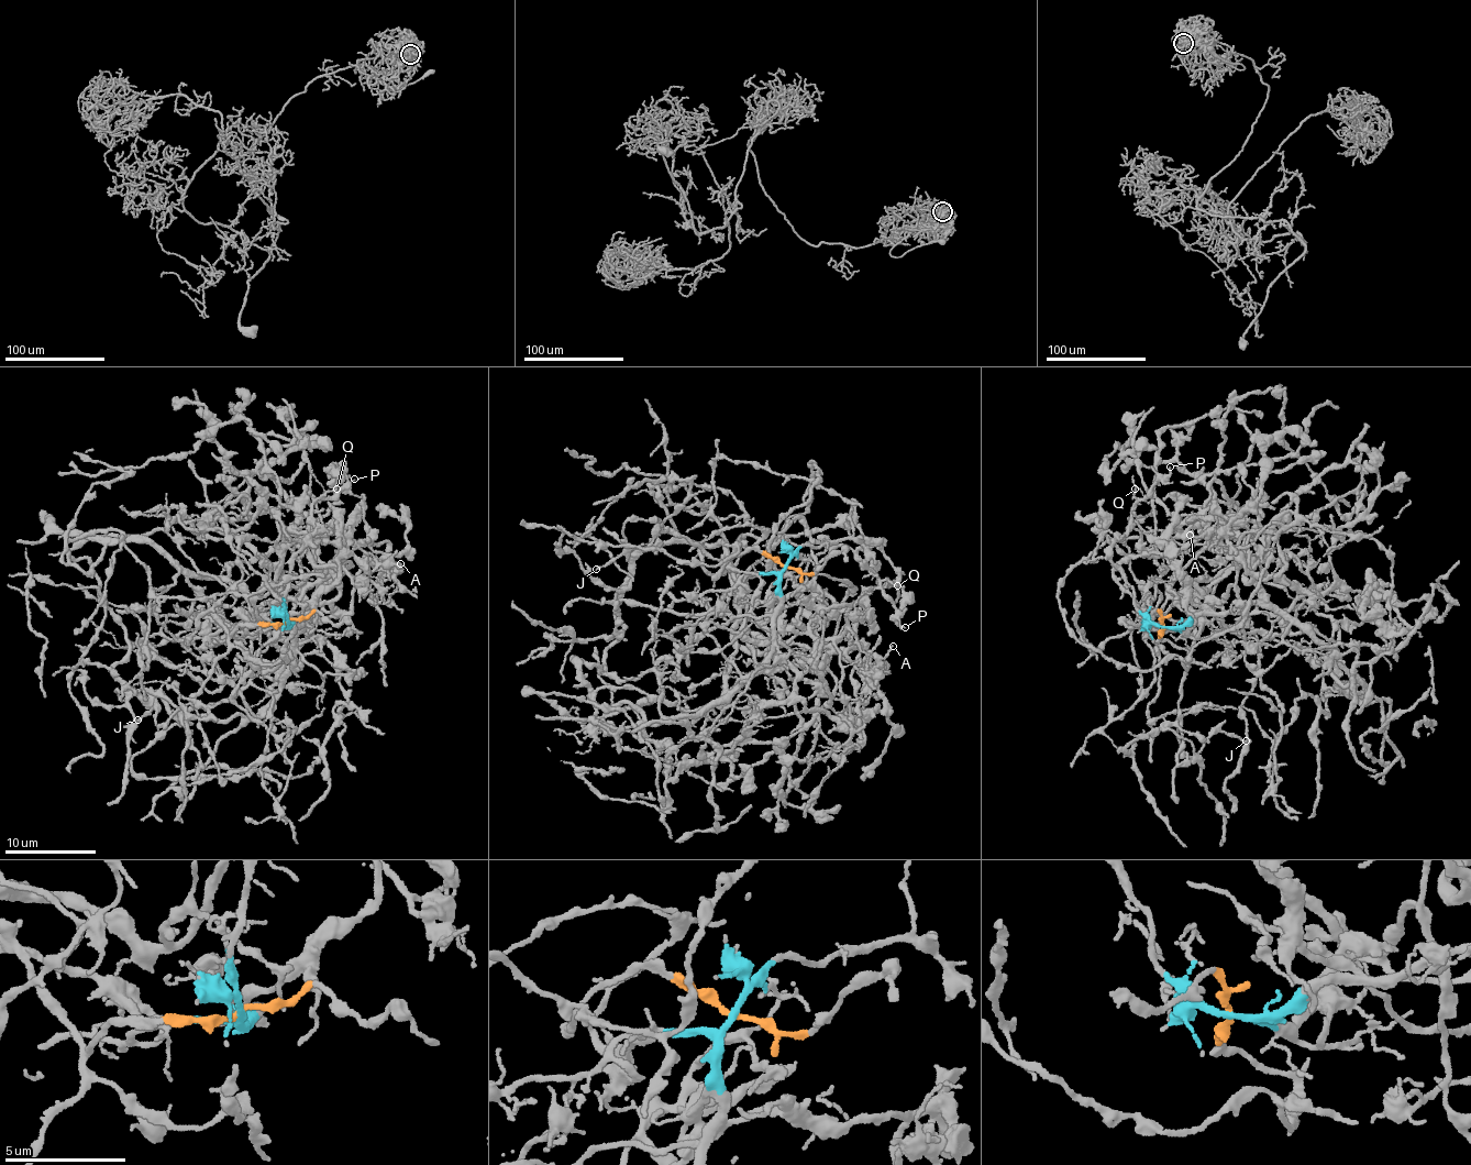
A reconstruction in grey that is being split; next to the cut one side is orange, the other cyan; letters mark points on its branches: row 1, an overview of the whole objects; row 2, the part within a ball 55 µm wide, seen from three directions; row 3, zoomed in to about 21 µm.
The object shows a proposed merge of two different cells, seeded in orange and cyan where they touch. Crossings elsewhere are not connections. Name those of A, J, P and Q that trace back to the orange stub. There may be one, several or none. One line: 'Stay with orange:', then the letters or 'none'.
Stay with orange: J

